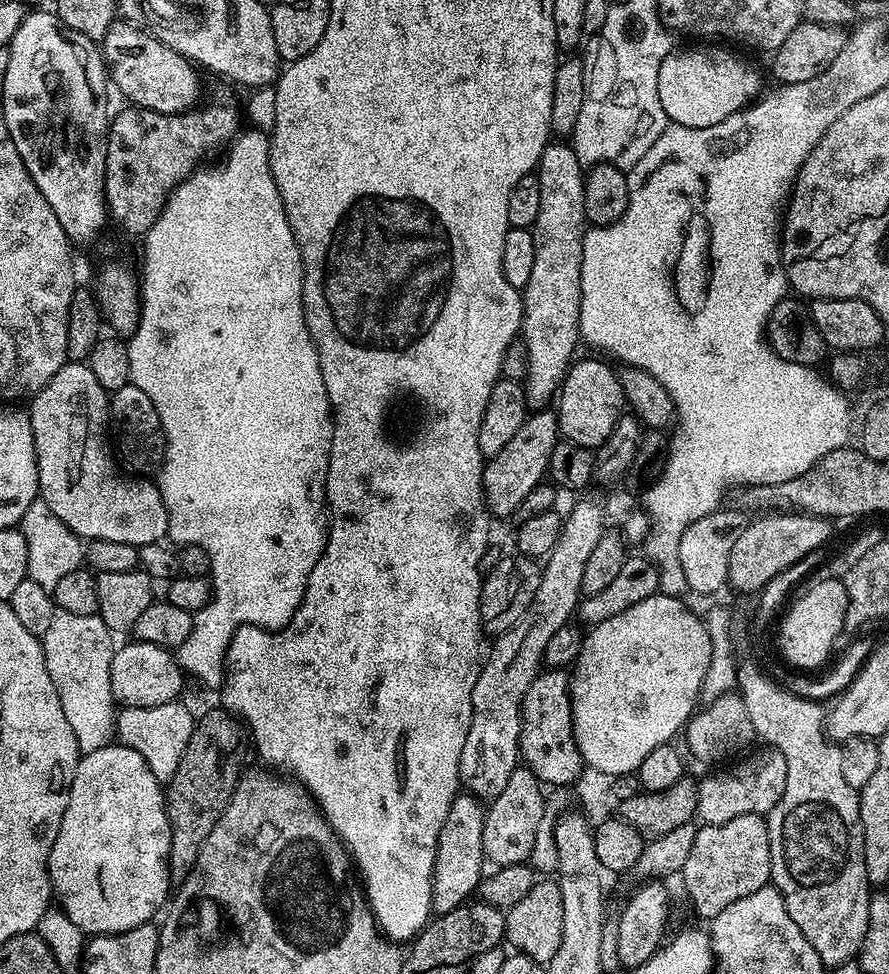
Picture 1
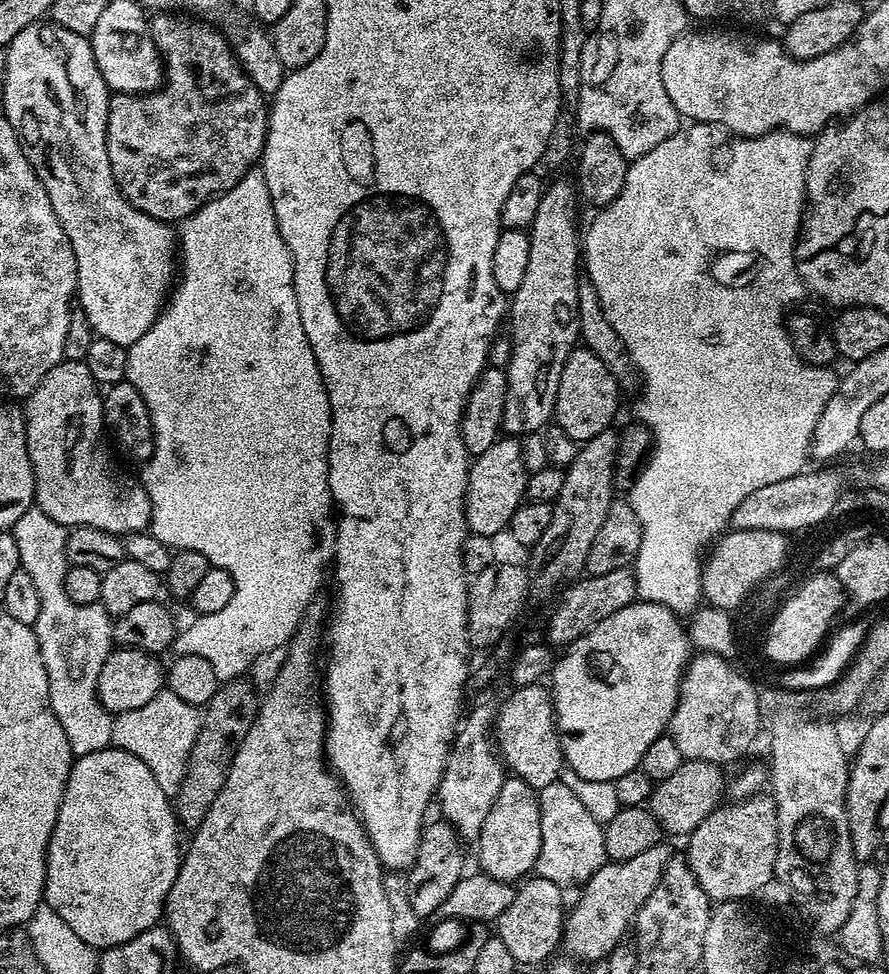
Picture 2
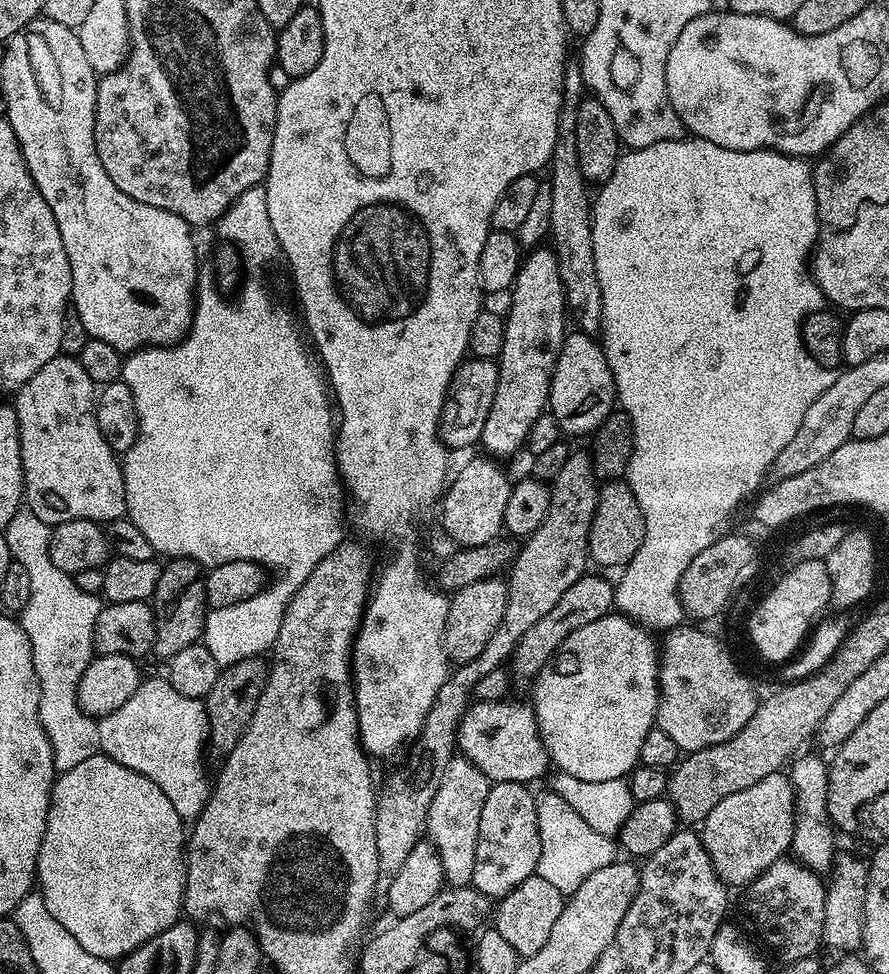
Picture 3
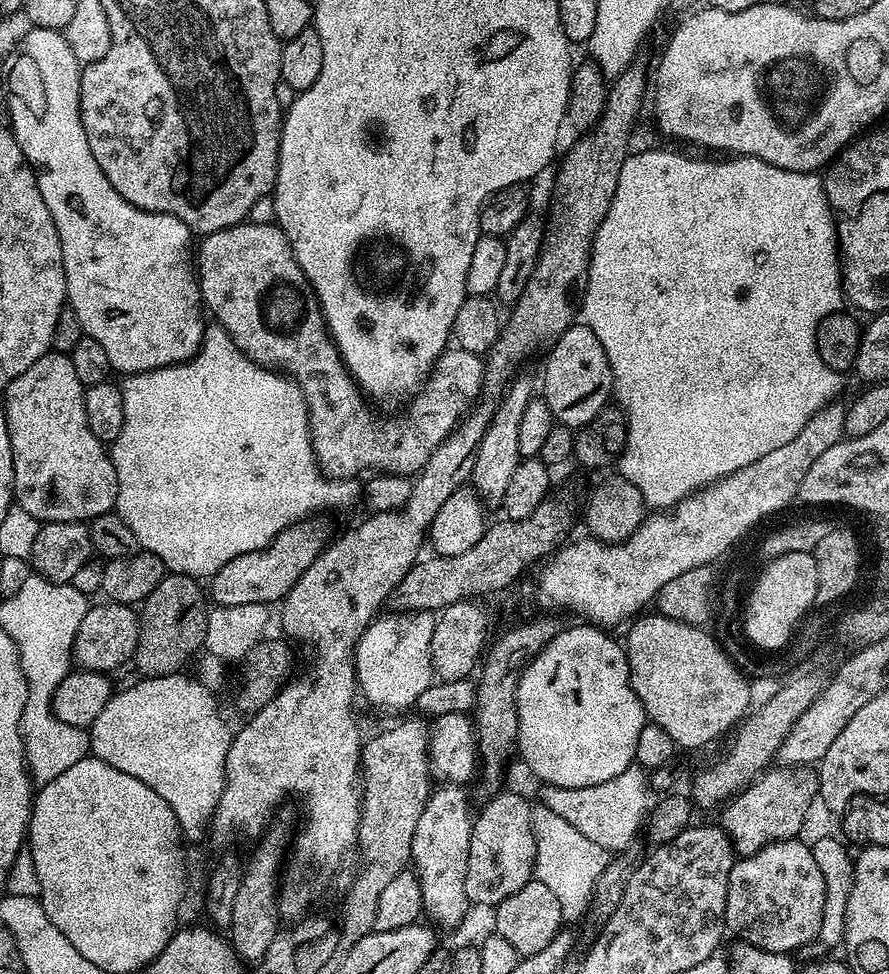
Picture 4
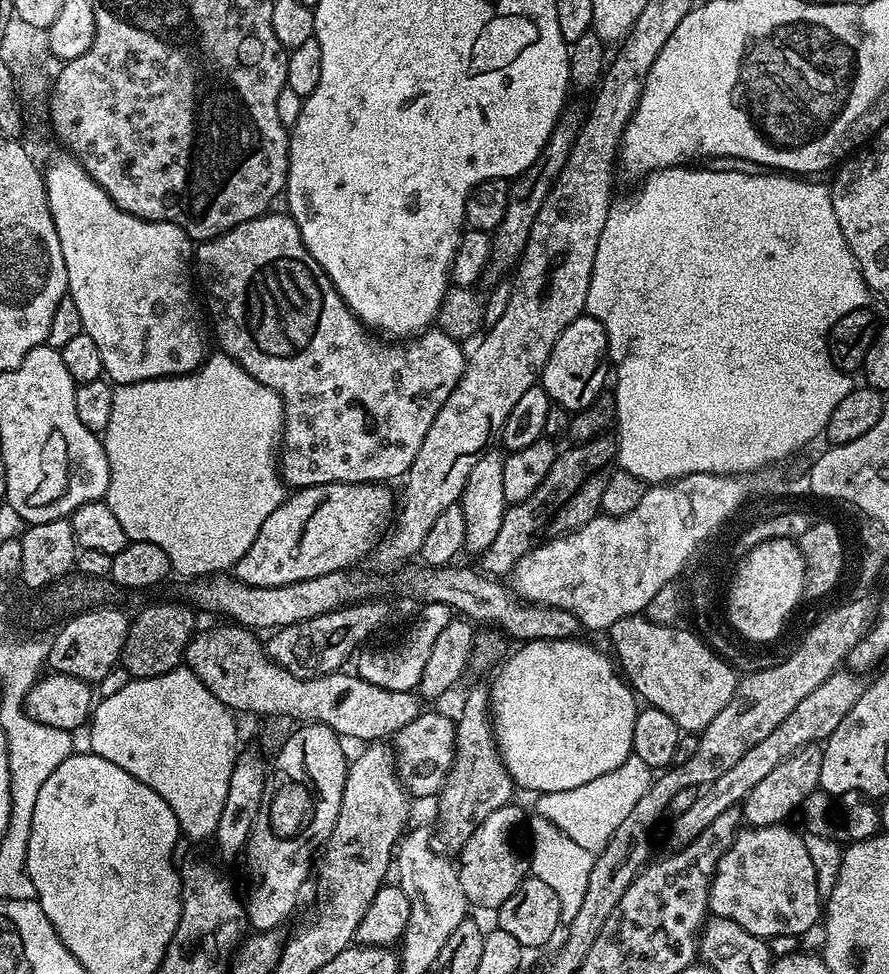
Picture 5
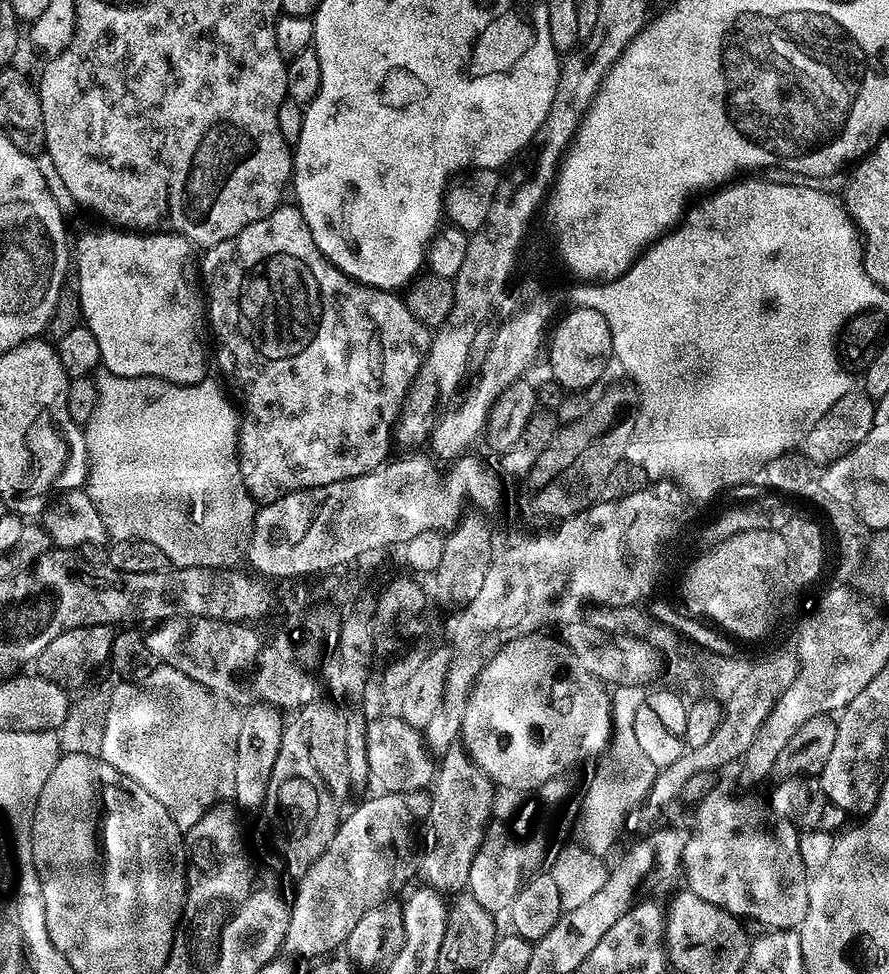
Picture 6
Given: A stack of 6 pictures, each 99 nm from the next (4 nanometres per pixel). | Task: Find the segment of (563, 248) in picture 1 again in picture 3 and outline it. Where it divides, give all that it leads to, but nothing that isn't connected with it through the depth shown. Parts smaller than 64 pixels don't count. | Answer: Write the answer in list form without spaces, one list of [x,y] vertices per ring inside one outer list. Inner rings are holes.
[[[539,246],[521,259],[516,281],[511,286],[512,305],[503,317],[504,337],[498,355],[498,386],[486,426],[482,426],[480,444],[492,458],[512,456],[528,442],[530,426],[545,415],[552,371],[564,345],[566,305],[559,278],[556,254],[548,246]]]

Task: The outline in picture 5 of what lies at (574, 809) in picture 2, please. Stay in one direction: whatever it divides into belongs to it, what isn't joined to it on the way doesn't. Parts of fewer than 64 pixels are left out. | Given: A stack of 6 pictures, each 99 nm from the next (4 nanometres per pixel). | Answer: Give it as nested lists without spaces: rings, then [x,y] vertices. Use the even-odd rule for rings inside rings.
[[[533,815],[527,821],[526,828],[530,833],[531,875],[542,878],[542,882],[546,882],[546,886],[550,886],[554,894],[558,894],[561,921],[572,920],[574,914],[578,914],[578,910],[582,907],[582,898],[586,895],[594,854],[586,850],[586,846],[580,846],[578,842],[571,840],[562,830],[558,830],[554,822],[541,816]]]

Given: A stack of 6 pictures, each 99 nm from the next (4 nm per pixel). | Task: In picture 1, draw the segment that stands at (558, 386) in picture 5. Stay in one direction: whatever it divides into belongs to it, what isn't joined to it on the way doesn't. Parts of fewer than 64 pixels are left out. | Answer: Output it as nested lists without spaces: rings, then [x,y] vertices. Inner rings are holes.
[[[577,359],[564,373],[563,381],[558,389],[558,403],[555,405],[554,411],[556,422],[560,426],[560,436],[563,439],[574,442],[583,448],[595,450],[600,447],[602,442],[606,442],[606,438],[610,438],[618,418],[625,411],[626,403],[616,368],[612,369],[610,365],[603,364],[600,360],[579,360]]]

